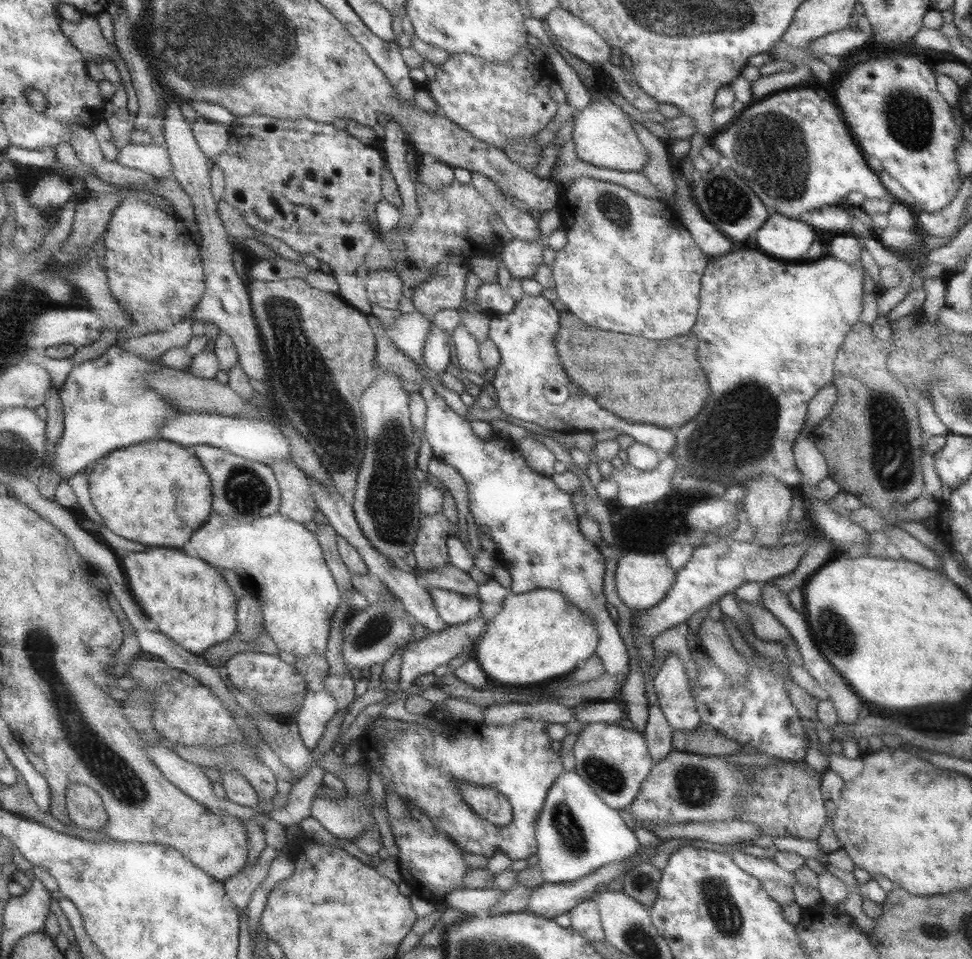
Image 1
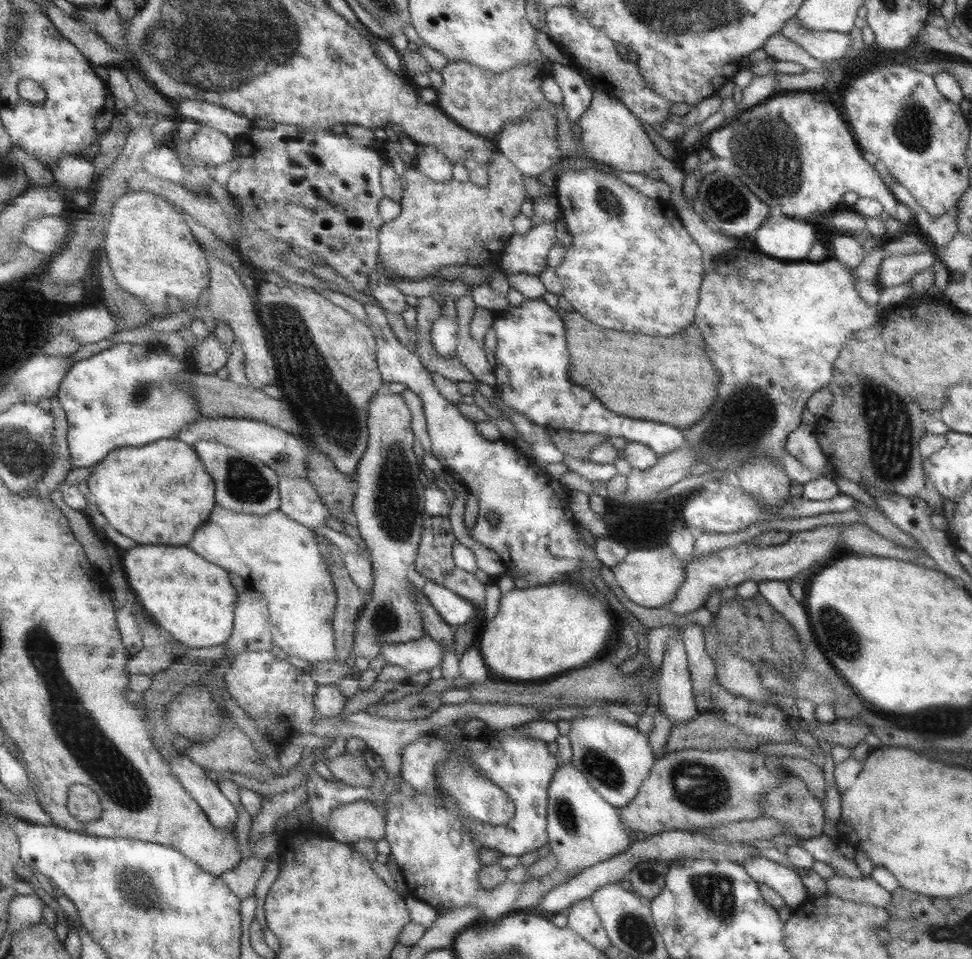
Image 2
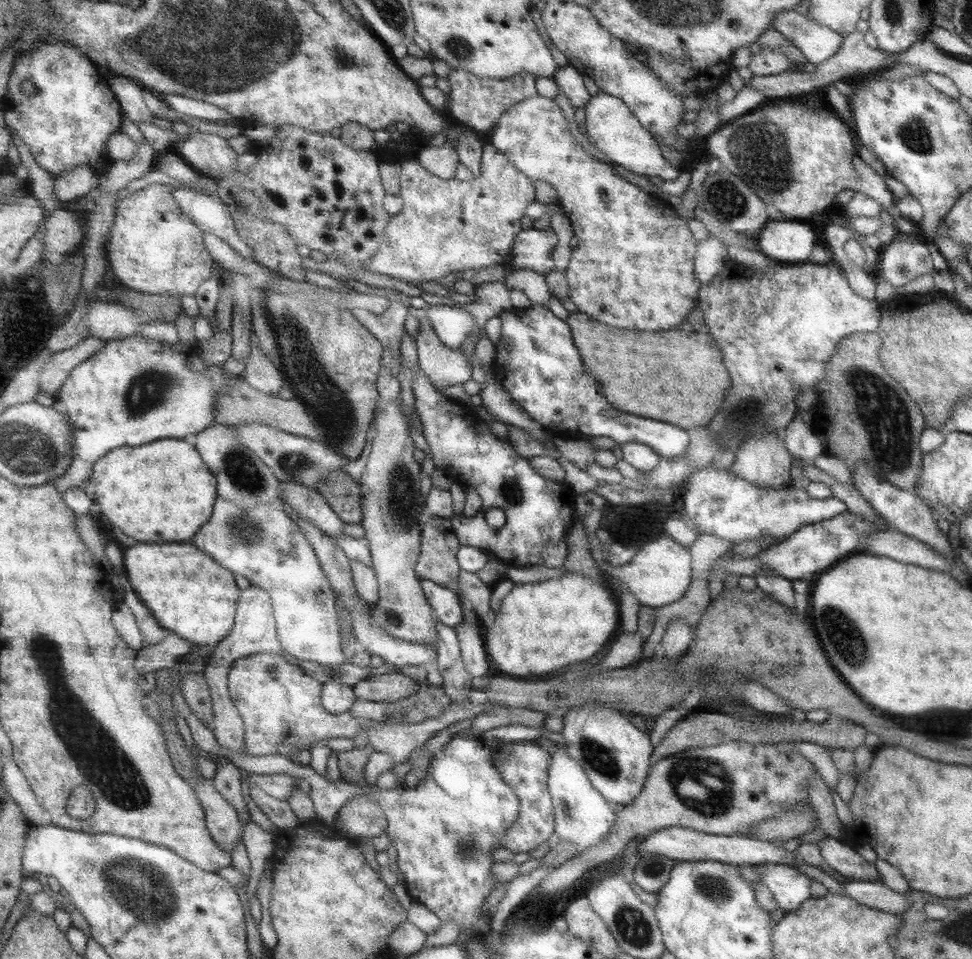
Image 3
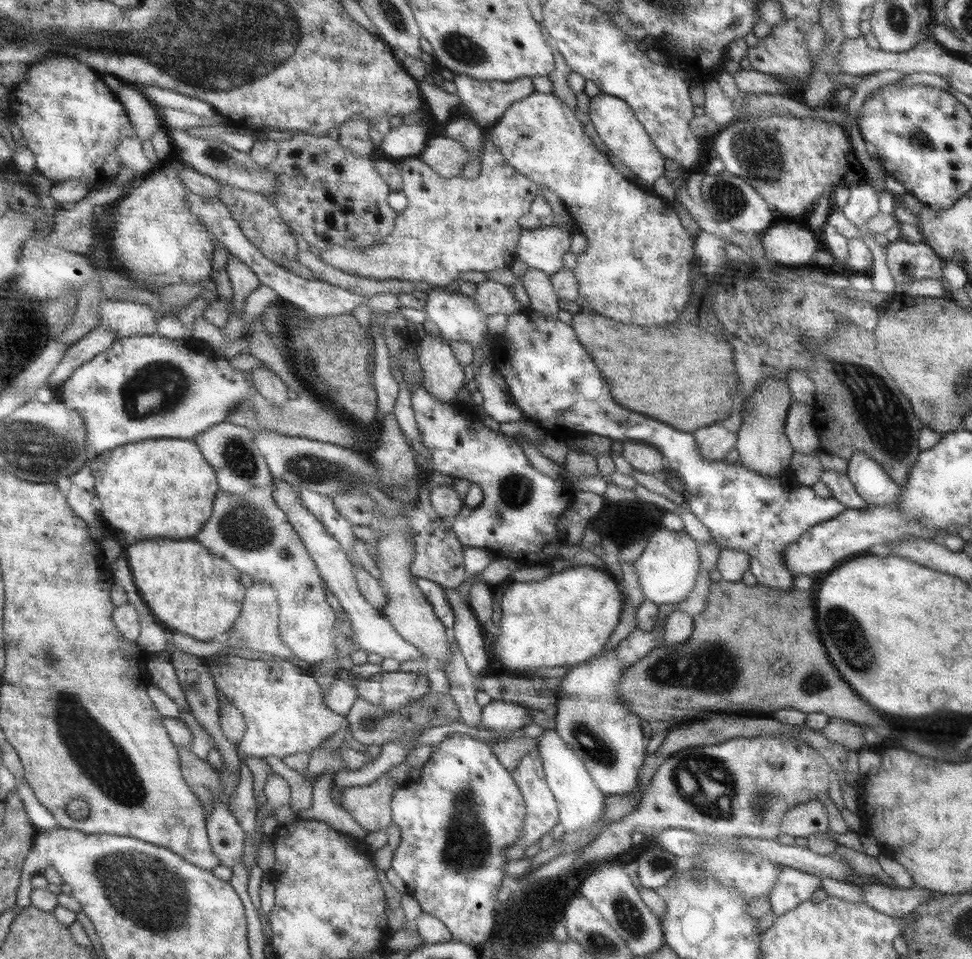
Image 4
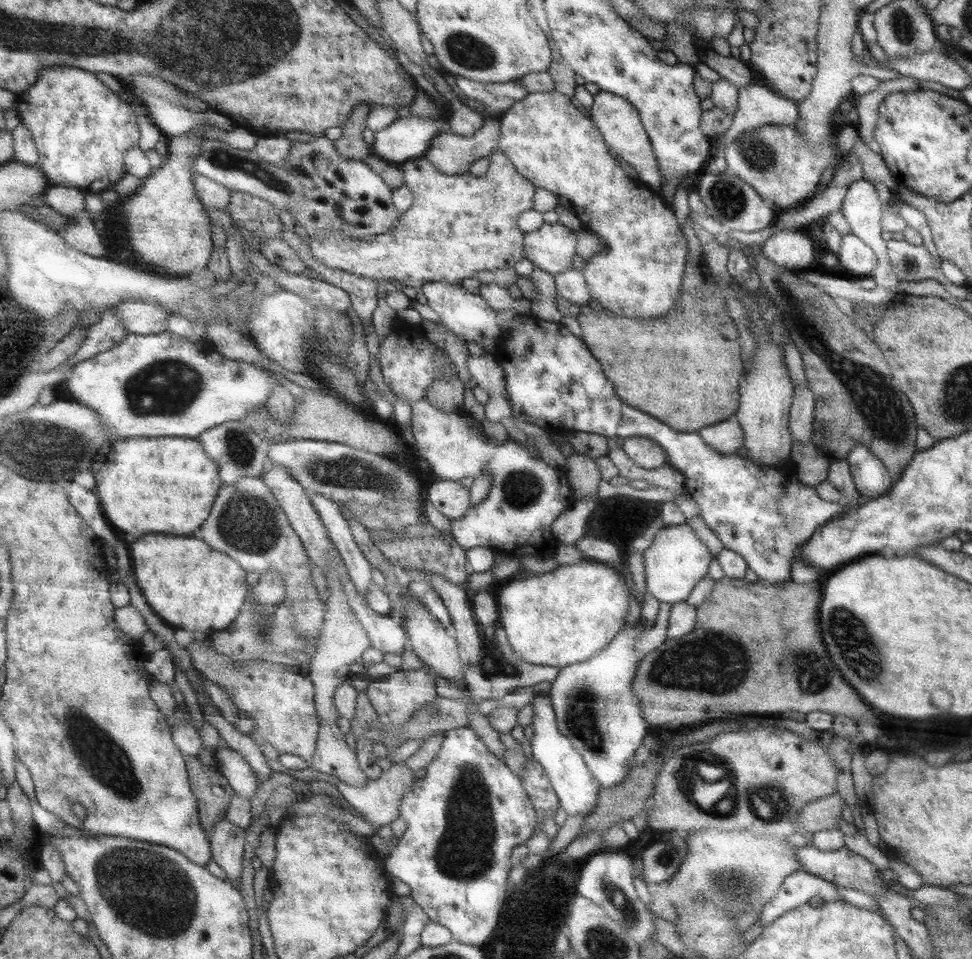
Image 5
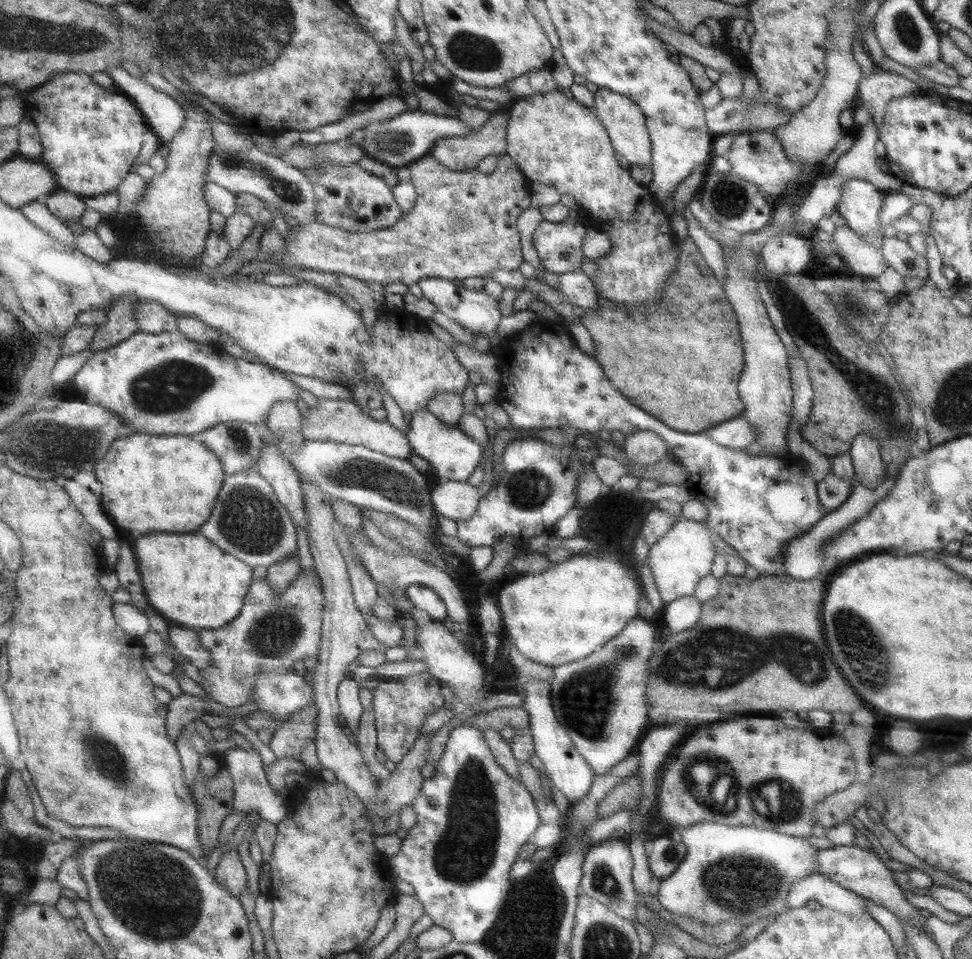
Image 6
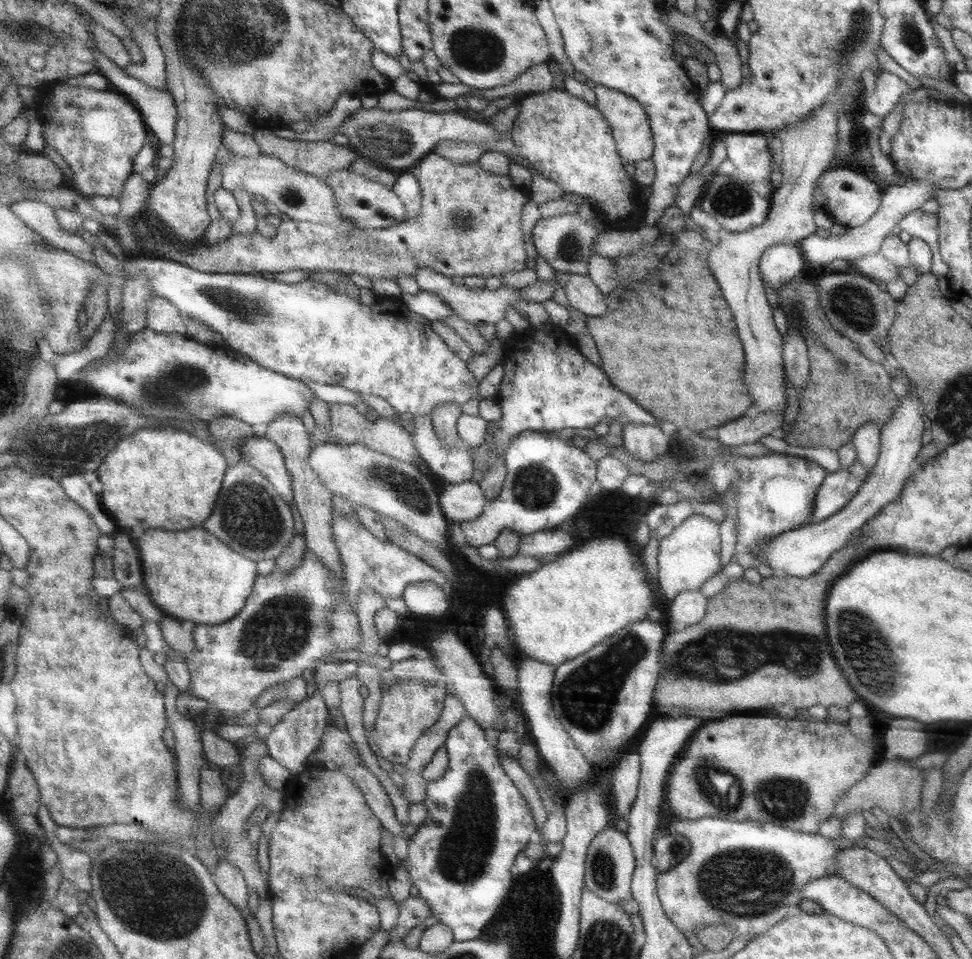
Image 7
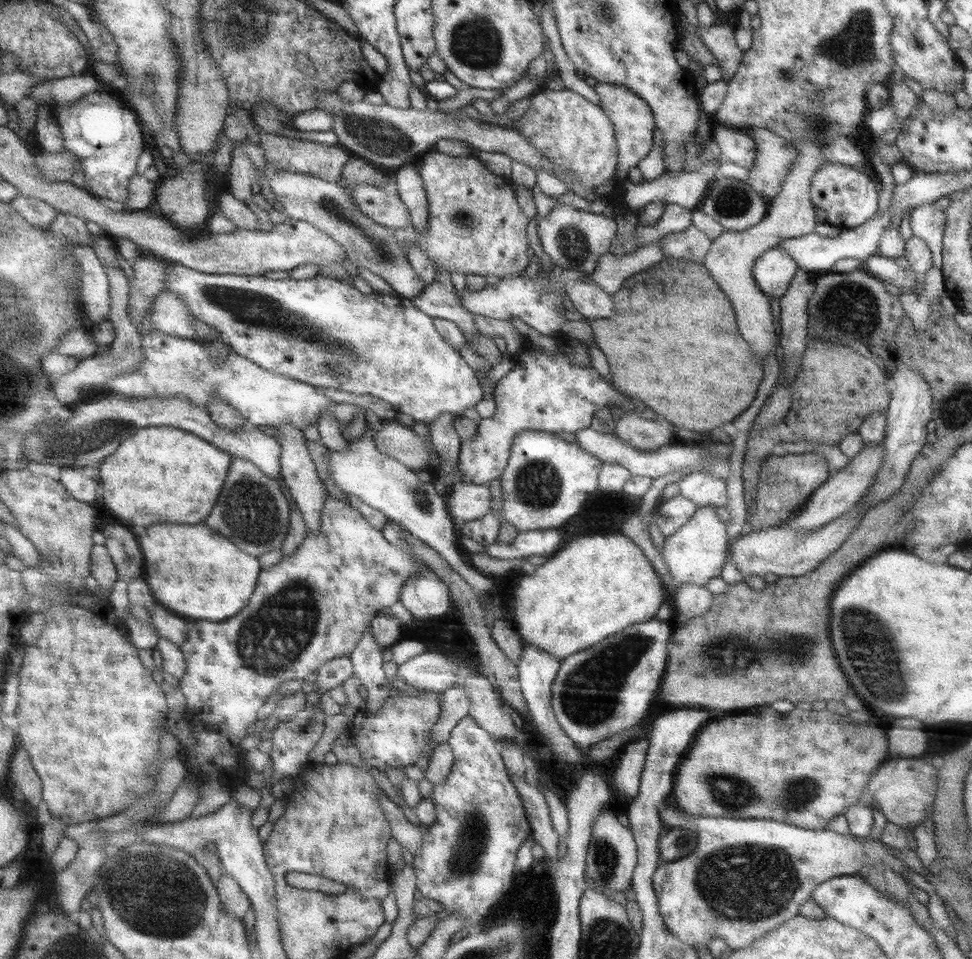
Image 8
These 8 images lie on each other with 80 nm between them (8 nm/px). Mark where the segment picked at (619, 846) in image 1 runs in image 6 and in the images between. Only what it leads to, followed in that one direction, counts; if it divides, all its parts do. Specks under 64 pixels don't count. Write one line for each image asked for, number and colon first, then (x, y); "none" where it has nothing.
2: (583, 829)
3: (582, 816)
4: (581, 803)
5: (576, 787)
6: (570, 773)

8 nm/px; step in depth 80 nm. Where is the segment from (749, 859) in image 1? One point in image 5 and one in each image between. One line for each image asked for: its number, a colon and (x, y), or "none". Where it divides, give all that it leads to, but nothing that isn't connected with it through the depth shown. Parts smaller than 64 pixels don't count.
2: (787, 883)
3: (790, 887)
4: (792, 887)
5: (797, 889)

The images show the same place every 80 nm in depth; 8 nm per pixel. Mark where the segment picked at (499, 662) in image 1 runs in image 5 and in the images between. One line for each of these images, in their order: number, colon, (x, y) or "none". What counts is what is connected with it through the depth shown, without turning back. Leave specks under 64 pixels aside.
2: (551, 629)
3: (541, 627)
4: (563, 620)
5: (559, 618)

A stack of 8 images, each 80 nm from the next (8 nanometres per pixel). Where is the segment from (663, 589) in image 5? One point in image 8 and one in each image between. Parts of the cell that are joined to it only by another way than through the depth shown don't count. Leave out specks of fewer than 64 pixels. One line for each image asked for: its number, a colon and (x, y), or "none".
6: (685, 555)
7: (689, 556)
8: (696, 553)

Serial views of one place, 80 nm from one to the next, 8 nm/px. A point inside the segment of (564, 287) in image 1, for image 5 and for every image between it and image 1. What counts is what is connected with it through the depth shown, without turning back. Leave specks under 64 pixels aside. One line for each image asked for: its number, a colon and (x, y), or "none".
2: (632, 265)
3: (634, 267)
4: (636, 269)
5: (638, 273)

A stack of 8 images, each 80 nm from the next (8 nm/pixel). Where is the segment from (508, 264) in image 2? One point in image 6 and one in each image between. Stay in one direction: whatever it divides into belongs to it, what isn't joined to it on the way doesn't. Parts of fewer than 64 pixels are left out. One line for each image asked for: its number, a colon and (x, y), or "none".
3: (533, 248)
4: (543, 248)
5: (552, 247)
6: (559, 244)

